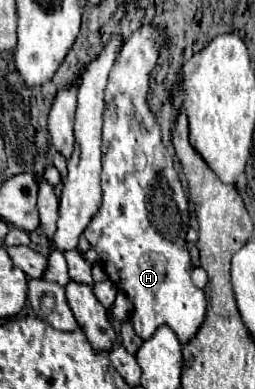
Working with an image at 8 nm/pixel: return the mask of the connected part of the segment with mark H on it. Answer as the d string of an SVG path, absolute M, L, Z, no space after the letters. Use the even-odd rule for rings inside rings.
M141 27L129 41L125 41L109 73L105 95L113 97L117 143L103 153L103 205L83 235L97 251L107 277L113 285L117 285L117 289L127 293L133 303L131 323L135 333L141 339L149 339L157 327L167 325L175 331L181 343L187 343L205 321L207 299L205 293L191 281L193 267L185 247L185 233L189 227L187 197L177 171L173 169L171 155L161 143L159 125L145 101L161 43L163 35L159 35L155 27ZM137 109L151 115L151 139L145 135L145 125L135 115ZM137 151L143 151L147 157L143 171L137 171L133 165Z

